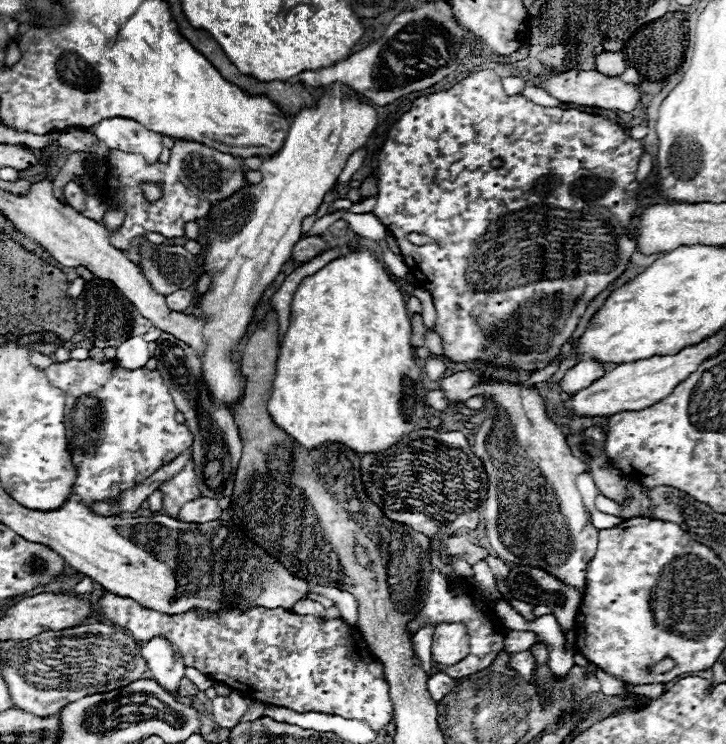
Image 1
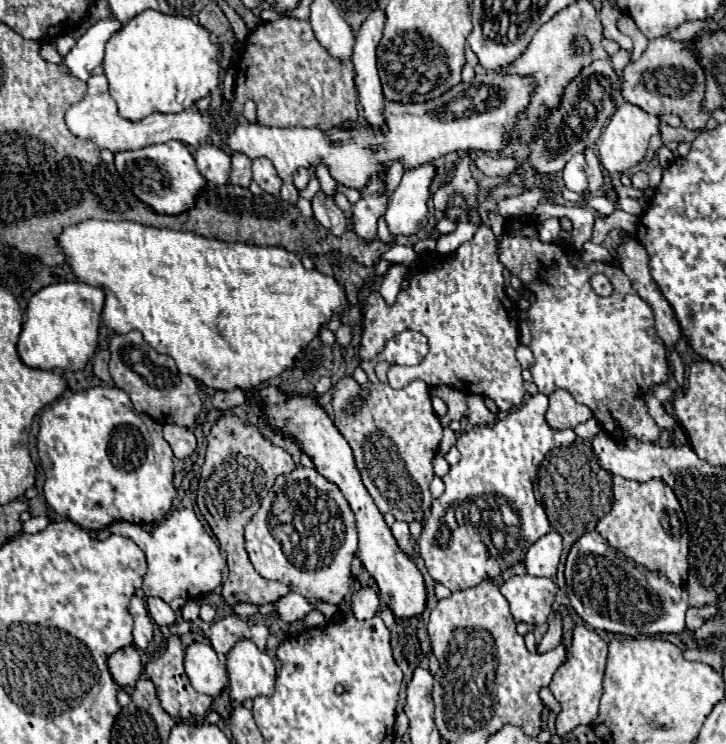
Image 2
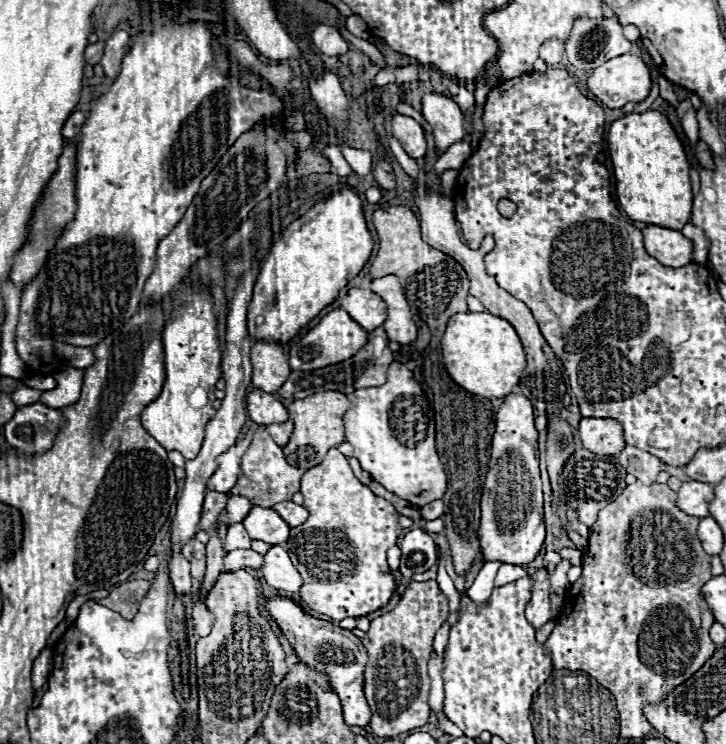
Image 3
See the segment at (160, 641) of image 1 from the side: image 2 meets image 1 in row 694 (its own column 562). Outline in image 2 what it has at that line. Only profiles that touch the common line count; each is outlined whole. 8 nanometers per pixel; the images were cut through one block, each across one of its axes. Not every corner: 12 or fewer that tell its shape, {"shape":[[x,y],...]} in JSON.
{"shape":[[574,154],[562,178],[566,188],[578,194],[588,192],[586,160]]}

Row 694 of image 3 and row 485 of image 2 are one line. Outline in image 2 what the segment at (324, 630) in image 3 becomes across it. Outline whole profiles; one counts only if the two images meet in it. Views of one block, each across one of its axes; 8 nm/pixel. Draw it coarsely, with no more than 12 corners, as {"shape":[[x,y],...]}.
{"shape":[[262,388],[264,416],[294,436],[356,514],[358,558],[396,618],[426,588],[398,548],[348,442],[308,396]]}

